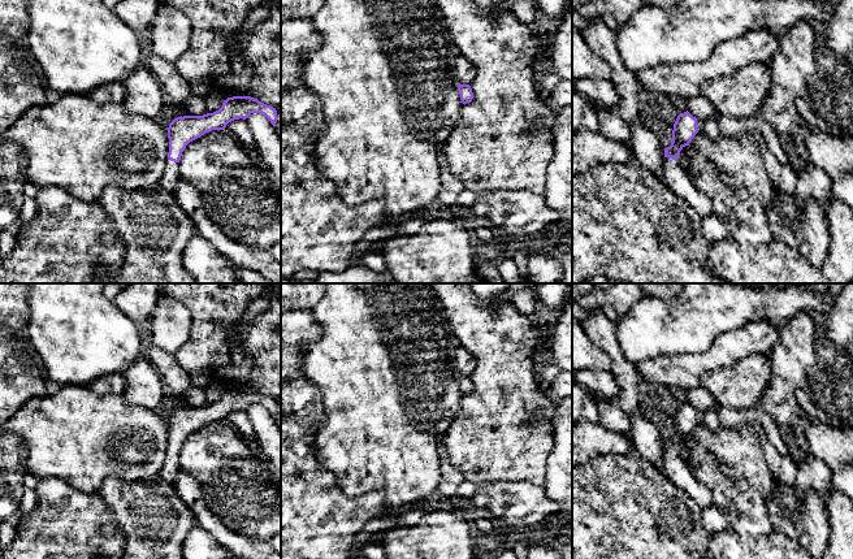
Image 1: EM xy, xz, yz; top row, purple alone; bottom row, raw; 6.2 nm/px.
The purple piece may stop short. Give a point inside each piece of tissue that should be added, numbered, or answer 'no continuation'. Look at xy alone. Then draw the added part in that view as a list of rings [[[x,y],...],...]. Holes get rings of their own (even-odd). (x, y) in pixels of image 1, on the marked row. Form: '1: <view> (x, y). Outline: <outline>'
1: xy (169, 180). Outline: [[[166,159],[165,172],[159,181],[159,186],[170,194],[176,194],[177,190],[177,183],[179,178],[178,168],[179,168],[179,162],[174,162]]]

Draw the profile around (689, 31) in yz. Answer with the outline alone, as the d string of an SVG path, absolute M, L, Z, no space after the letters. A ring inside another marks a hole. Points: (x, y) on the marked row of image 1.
M681 0L672 8L644 4L616 31L615 40L624 65L629 72L637 74L661 64L703 61L720 43L741 38L748 31L768 30L781 34L802 20L809 20L818 29L830 22L833 9L833 4L818 4L814 0Z

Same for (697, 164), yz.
M689 146L683 147L679 155L679 162L683 168L684 173L690 169L692 174L696 176L703 170L710 173L716 173L716 168L711 166L701 155L696 155L693 157L688 156Z

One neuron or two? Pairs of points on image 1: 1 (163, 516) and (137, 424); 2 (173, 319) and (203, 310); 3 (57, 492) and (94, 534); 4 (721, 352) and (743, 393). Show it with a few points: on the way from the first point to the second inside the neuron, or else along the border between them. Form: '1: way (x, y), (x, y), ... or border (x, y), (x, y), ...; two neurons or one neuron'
1: border (157, 476), (150, 480), (122, 480); two neurons
2: border (168, 297), (180, 300), (191, 316), (185, 343); two neurons
3: way (61, 502), (83, 524); one neuron
4: border (757, 352), (708, 371), (701, 378); two neurons

